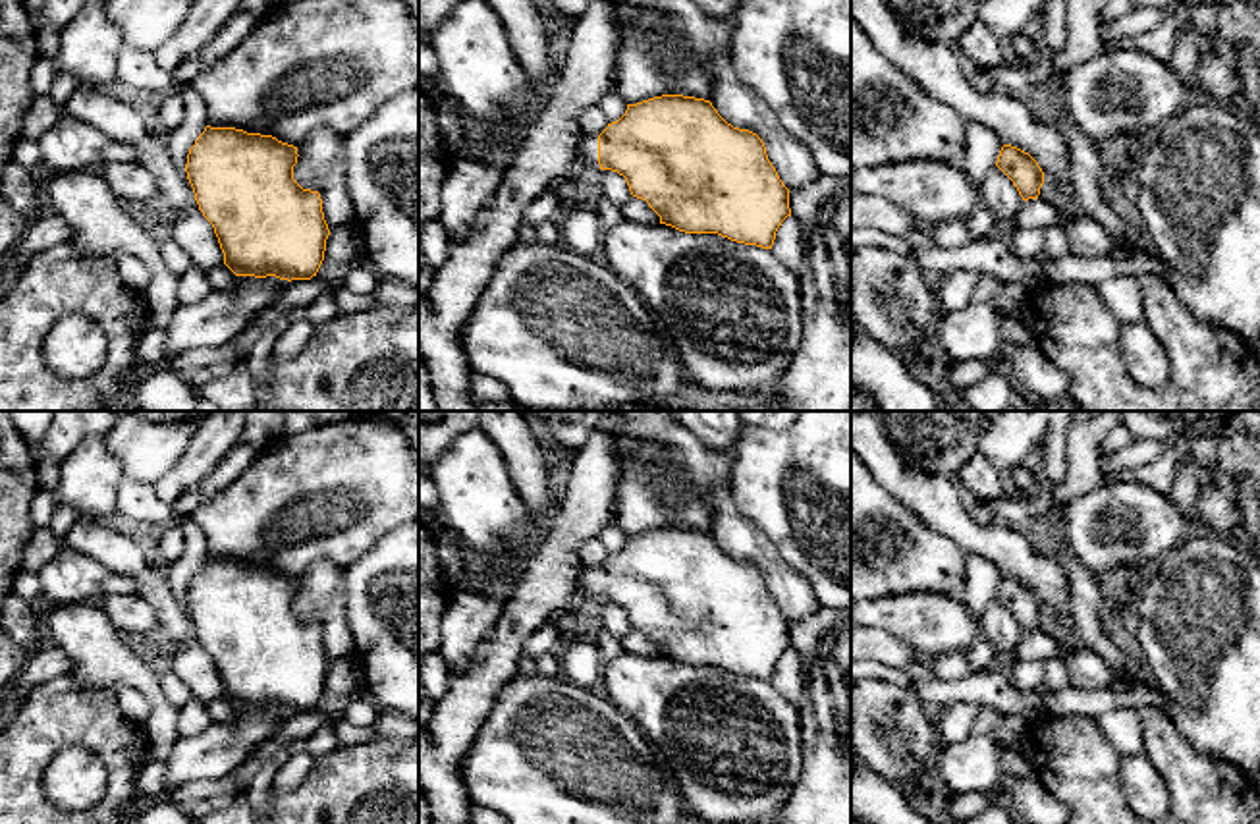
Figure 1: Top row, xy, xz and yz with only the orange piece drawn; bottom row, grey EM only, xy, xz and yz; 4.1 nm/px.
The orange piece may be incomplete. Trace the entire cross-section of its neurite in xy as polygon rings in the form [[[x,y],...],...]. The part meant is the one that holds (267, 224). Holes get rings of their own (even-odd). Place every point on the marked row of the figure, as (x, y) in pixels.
[[[210,127],[187,154],[187,179],[235,276],[311,280],[330,235],[318,191],[293,179],[297,147]]]

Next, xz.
[[[662,95],[627,104],[625,114],[600,135],[579,139],[581,172],[612,170],[625,178],[633,197],[685,233],[718,233],[737,243],[772,249],[776,232],[791,216],[789,189],[768,160],[762,139],[727,124],[710,100]]]

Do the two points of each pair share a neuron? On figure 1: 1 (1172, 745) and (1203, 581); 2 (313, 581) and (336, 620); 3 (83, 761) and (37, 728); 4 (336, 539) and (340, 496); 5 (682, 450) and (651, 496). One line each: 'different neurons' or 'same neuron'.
1: different neurons
2: same neuron
3: different neurons
4: same neuron
5: same neuron

